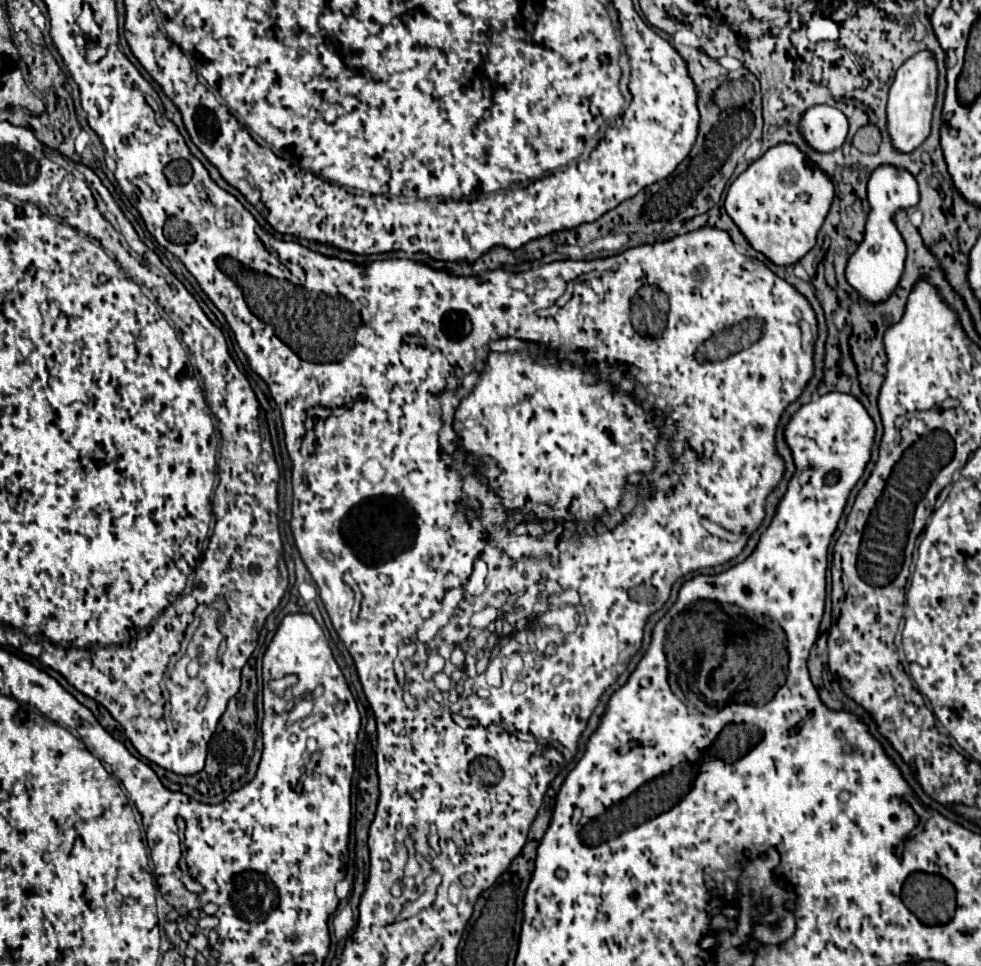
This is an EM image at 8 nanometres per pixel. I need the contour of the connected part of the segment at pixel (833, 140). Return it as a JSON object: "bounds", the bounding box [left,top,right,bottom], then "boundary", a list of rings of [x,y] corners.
{"bounds":[801,106,847,152],"boundary":[[[813,106],[801,114],[801,134],[815,152],[833,152],[847,138],[847,118],[831,106]]]}

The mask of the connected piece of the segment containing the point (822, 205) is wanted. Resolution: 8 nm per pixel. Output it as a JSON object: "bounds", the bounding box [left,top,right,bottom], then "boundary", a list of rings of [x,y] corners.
{"bounds":[725,144,833,266],"boundary":[[[793,144],[769,148],[731,184],[725,210],[749,244],[777,266],[797,264],[817,240],[817,232],[833,200],[831,180]]]}

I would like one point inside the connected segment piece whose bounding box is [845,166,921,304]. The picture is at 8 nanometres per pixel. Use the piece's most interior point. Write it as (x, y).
(874, 270)

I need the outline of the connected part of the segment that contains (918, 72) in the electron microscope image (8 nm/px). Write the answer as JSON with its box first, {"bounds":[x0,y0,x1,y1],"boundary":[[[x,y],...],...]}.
{"bounds":[887,52,937,154],"boundary":[[[919,52],[909,58],[899,70],[889,90],[887,102],[887,132],[897,152],[909,154],[917,150],[931,130],[931,114],[937,94],[937,64],[929,52]]]}

